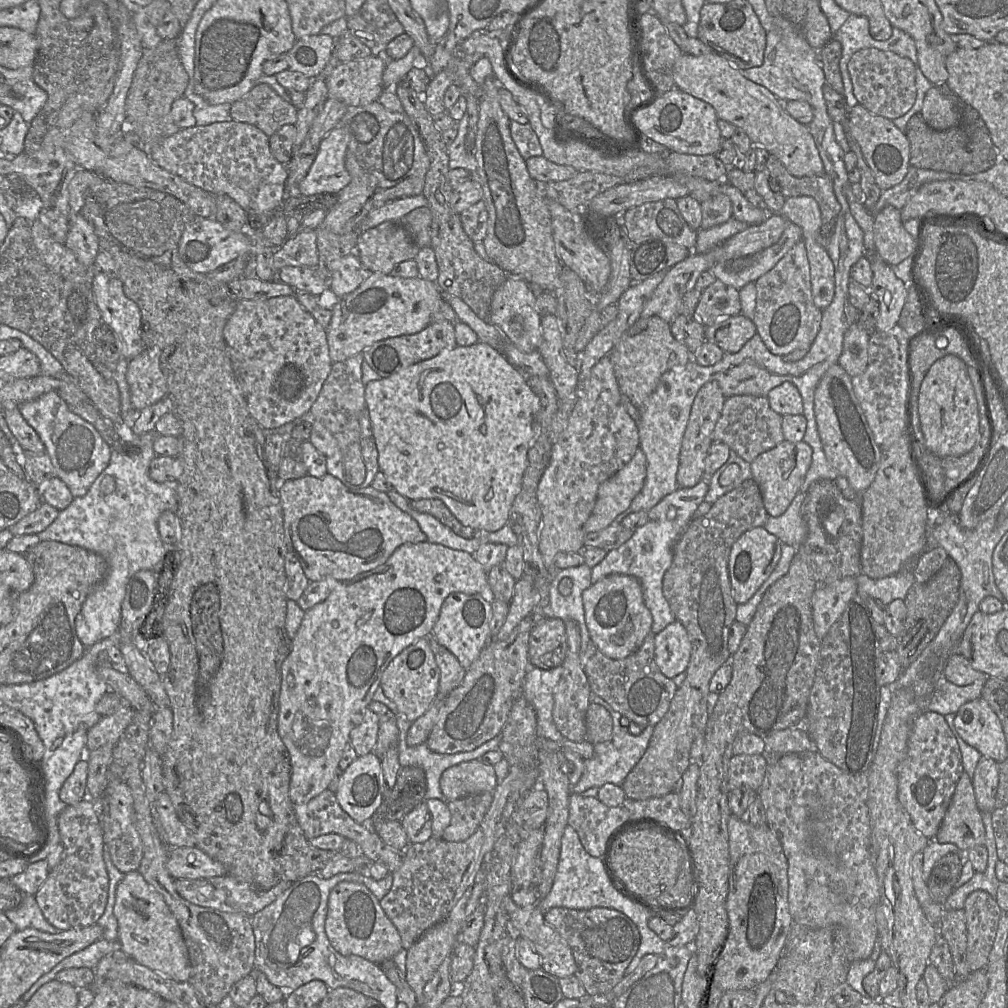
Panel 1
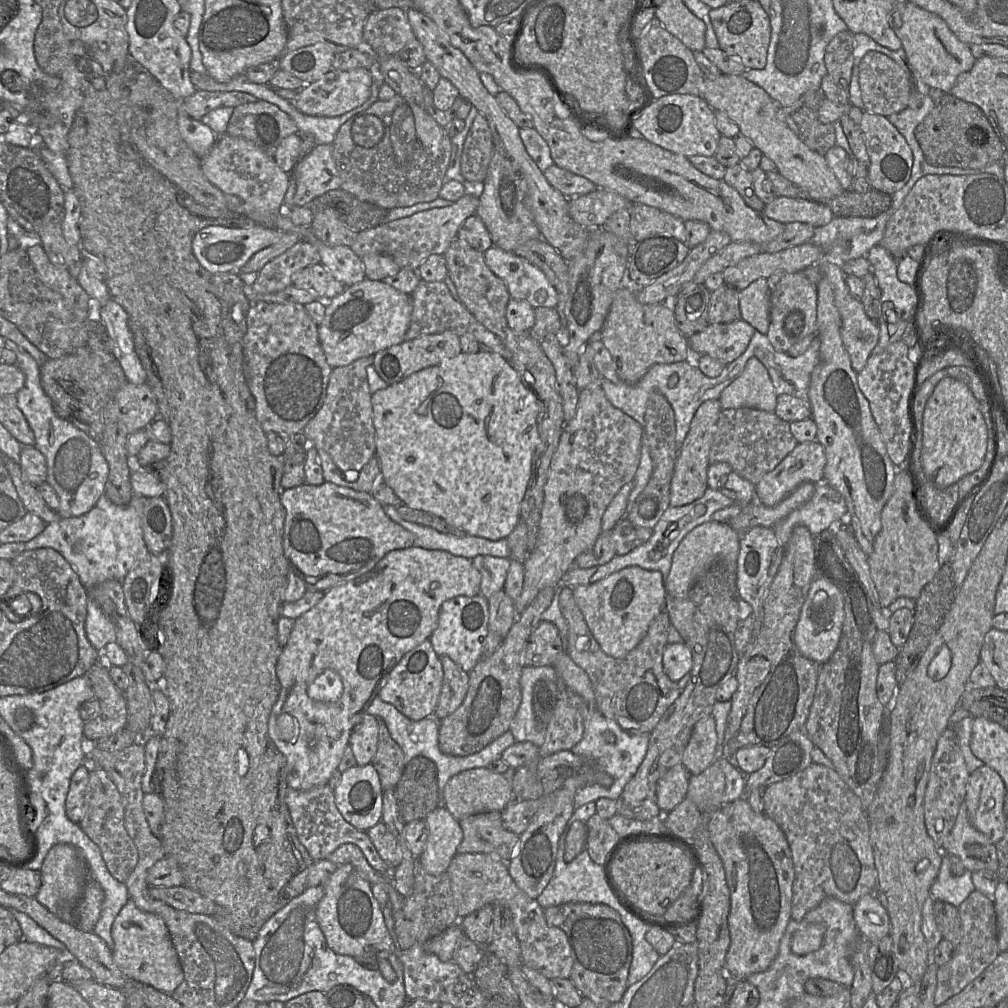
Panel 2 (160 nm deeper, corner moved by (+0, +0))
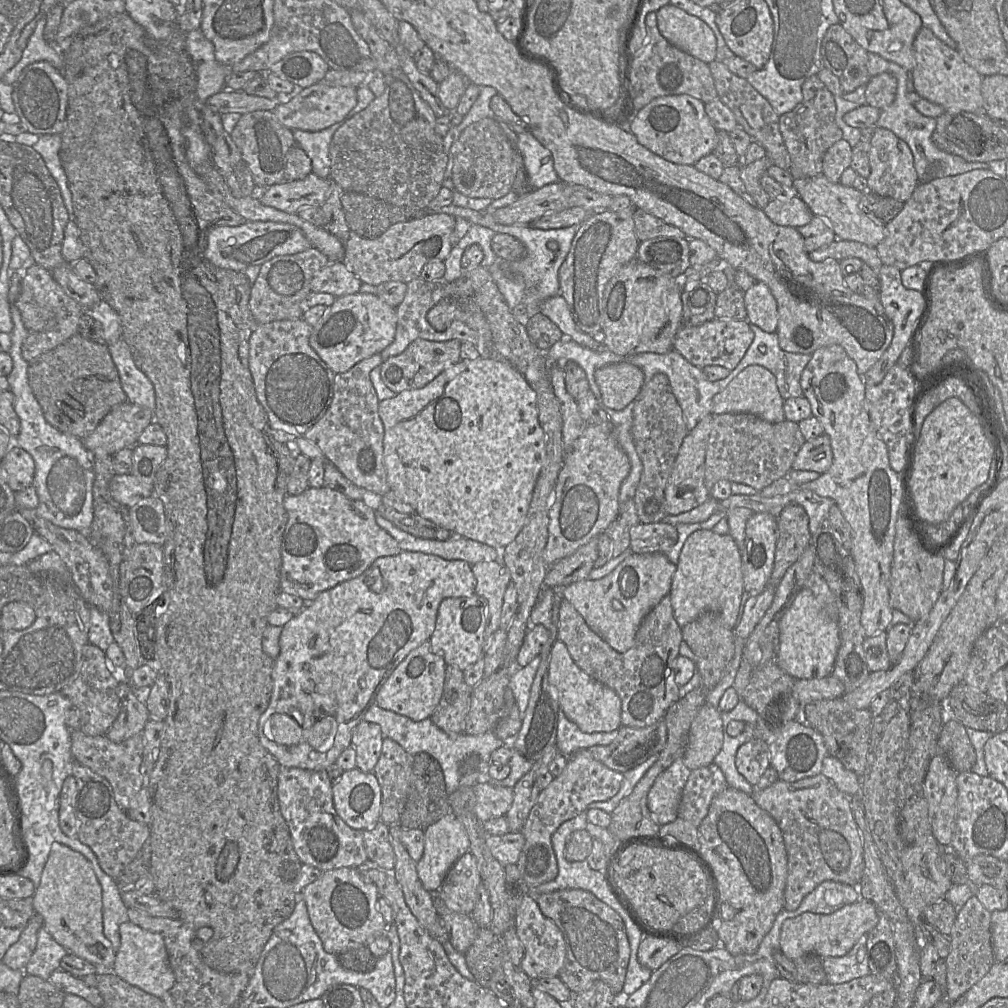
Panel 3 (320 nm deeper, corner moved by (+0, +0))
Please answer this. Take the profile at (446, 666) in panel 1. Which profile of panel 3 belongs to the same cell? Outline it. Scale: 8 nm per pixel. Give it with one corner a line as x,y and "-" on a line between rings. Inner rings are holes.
446,665
443,693
438,706
429,718
445,732
463,733
471,690
472,688
464,681
463,671
456,666

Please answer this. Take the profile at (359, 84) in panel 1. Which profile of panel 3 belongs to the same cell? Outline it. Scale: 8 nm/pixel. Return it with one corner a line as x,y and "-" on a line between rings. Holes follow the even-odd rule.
320,81
300,90
290,101
280,104
273,112
278,121
290,130
321,131
343,120
356,106
357,88

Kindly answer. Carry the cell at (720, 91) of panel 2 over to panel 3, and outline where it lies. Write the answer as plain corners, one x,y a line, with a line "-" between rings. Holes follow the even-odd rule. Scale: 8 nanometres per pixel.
819,174
811,178
794,179
793,192
815,216
824,219
831,226
837,239
857,241
871,247
876,247
884,239
885,224
875,220
863,209
863,193
852,186
833,183
823,174

